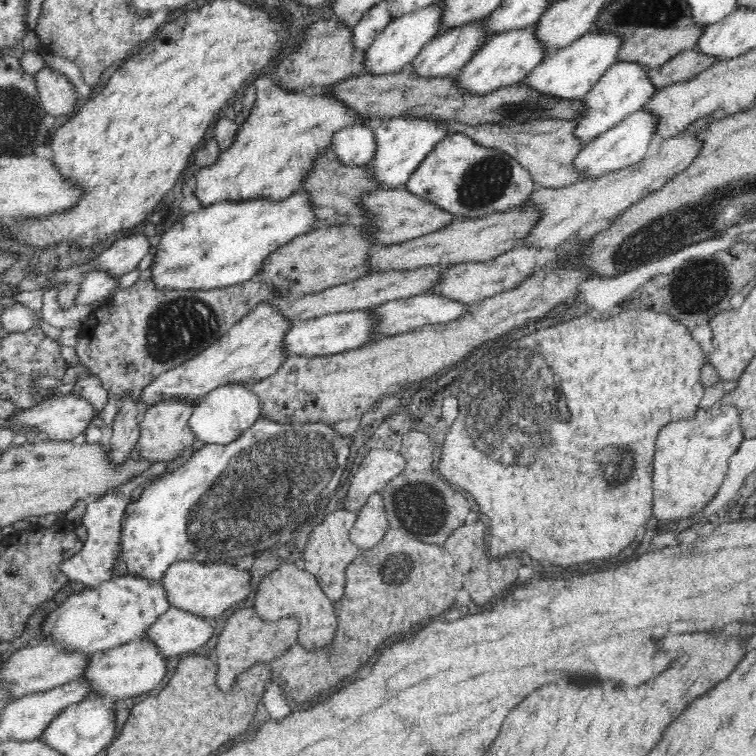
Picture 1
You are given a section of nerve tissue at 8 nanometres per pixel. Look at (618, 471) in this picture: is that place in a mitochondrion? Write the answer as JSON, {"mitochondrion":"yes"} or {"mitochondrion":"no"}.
{"mitochondrion":"yes"}

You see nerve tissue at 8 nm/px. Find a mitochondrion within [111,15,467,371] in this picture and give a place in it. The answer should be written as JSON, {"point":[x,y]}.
{"point":[175,329]}

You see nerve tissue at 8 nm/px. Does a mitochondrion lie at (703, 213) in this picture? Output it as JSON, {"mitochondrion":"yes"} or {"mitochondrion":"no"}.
{"mitochondrion":"yes"}

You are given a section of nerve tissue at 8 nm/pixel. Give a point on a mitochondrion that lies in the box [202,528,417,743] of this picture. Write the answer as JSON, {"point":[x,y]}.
{"point":[391,567]}

